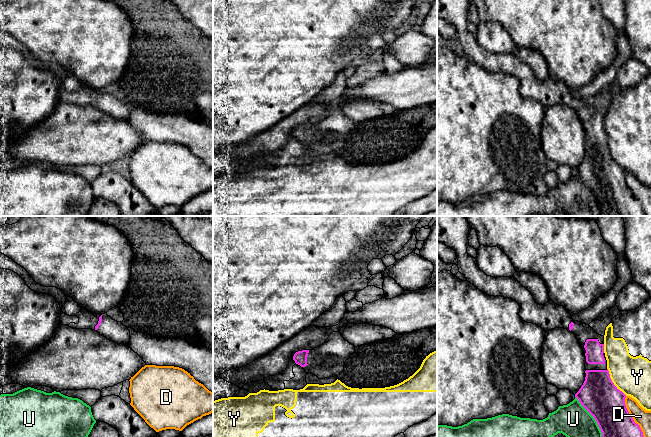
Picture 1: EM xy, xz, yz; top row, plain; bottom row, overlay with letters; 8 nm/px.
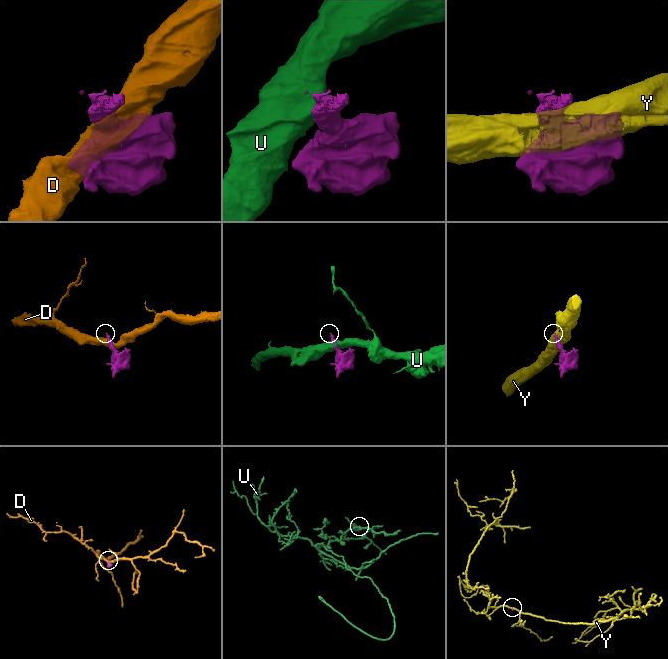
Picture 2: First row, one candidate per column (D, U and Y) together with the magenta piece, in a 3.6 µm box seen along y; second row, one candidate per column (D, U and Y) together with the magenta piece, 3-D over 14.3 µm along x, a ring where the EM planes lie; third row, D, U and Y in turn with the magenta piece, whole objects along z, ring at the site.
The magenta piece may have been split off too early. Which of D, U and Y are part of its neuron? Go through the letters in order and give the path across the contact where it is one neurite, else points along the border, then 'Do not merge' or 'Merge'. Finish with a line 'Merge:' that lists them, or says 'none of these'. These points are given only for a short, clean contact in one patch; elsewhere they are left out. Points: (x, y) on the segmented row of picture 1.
D: Do not merge
U: Do not merge
Y: Do not merge
Merge: none of these

